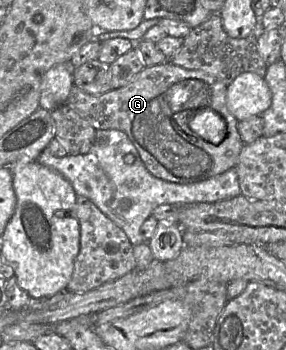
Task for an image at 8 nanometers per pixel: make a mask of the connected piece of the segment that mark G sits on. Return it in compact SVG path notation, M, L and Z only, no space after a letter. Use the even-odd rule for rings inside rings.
M171 62L145 67L124 87L111 89L102 95L91 95L73 85L67 104L77 111L96 130L116 129L127 134L148 169L155 177L179 184L202 181L231 168L235 168L244 146L238 130L239 121L228 110L226 103L227 86L203 71L187 70ZM201 109L211 109L220 114L226 122L224 140L214 145L203 140L189 127L191 116Z

